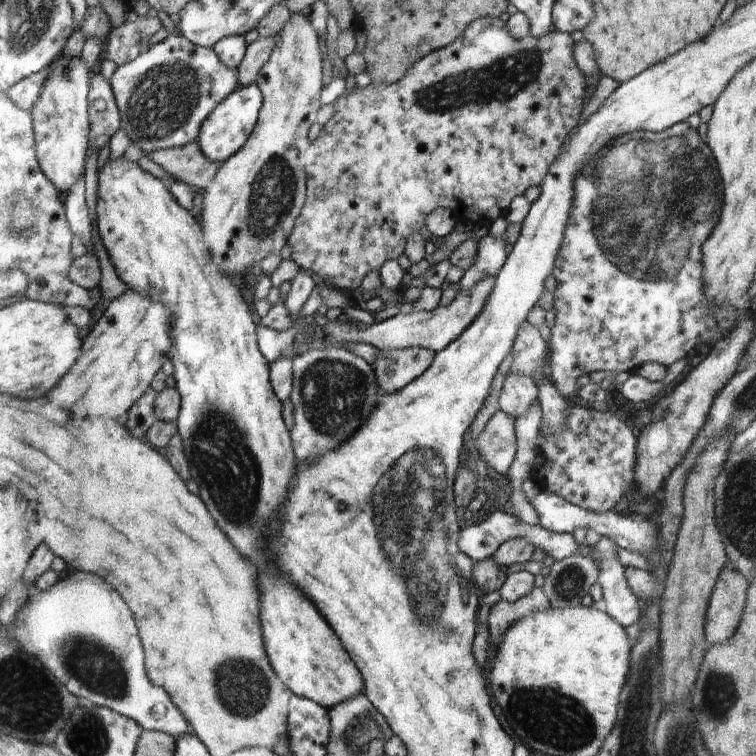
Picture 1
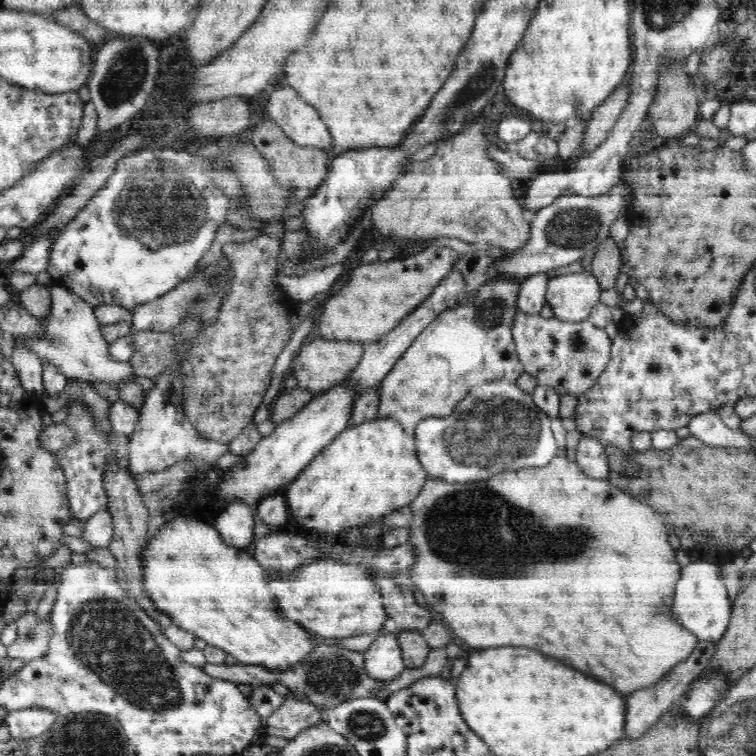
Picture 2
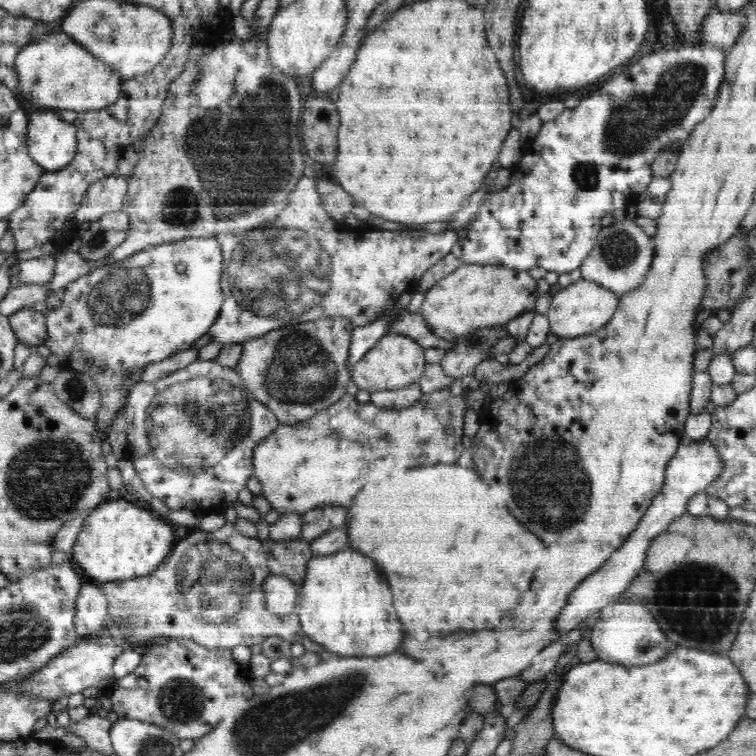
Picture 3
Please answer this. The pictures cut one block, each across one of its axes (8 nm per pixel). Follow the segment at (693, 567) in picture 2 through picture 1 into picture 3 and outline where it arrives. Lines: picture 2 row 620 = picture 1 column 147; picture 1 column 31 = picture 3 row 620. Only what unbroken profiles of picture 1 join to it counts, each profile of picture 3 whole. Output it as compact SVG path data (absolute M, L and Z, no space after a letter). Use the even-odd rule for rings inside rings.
M625 590L615 602L604 606L593 617L588 639L597 654L596 658L619 665L650 664L650 660L666 656L666 652L670 652L670 648L676 646L670 644L670 640L666 640L661 627L651 618L650 612L632 600Z

